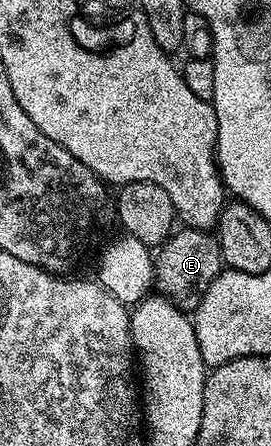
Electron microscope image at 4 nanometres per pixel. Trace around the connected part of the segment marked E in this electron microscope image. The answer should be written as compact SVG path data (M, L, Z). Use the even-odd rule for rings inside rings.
M180 228L158 246L154 254L155 273L153 285L167 300L178 309L194 311L201 299L209 291L213 279L224 268L219 238L214 232L205 229Z

